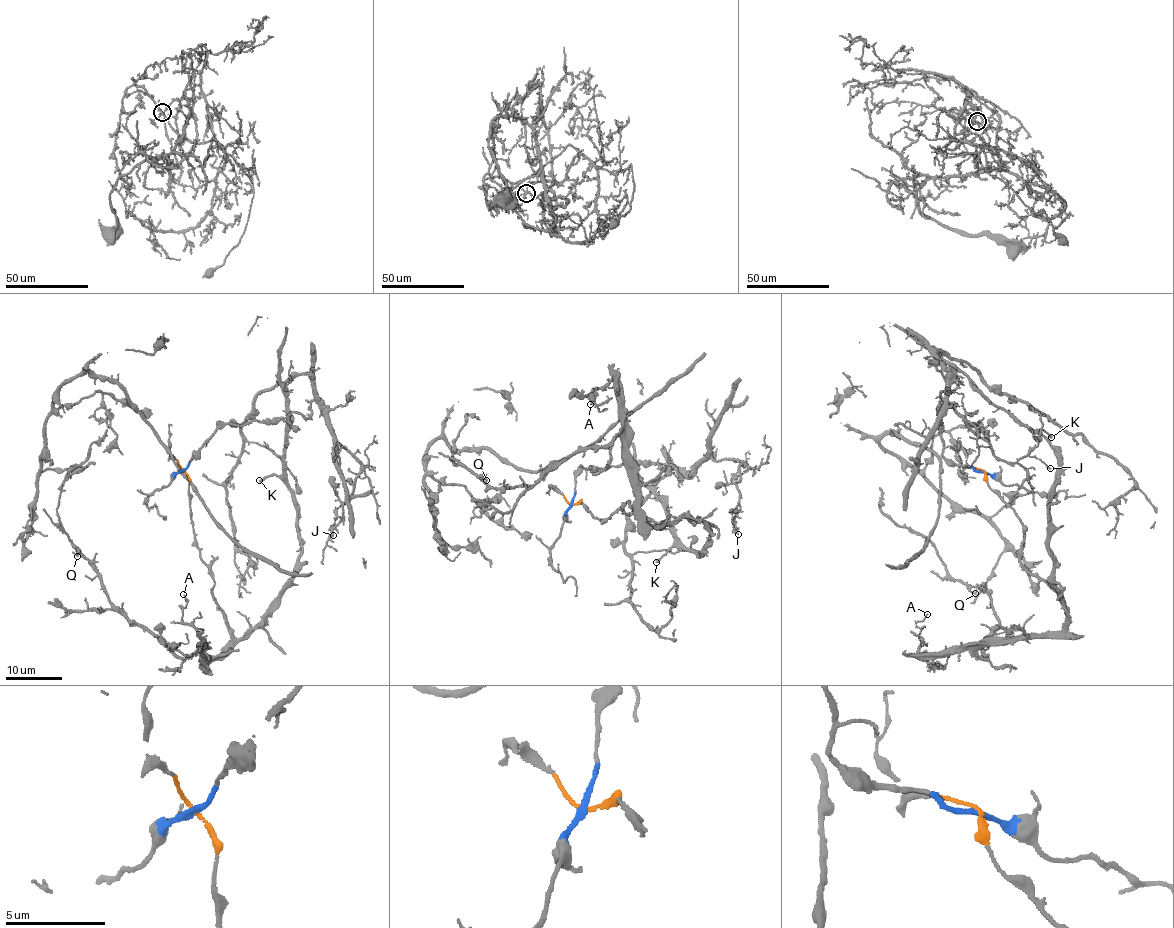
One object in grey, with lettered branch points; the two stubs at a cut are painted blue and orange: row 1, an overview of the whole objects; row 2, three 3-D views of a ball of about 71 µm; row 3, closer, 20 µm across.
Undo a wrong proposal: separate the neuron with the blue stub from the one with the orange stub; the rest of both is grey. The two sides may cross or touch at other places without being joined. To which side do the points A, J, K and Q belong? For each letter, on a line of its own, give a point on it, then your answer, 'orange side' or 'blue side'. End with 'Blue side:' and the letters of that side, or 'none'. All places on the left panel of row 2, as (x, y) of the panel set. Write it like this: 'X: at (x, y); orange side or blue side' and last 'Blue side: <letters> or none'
A: at (183, 594); orange side
J: at (333, 535); blue side
K: at (259, 480); orange side
Q: at (77, 556); orange side
Blue side: J

